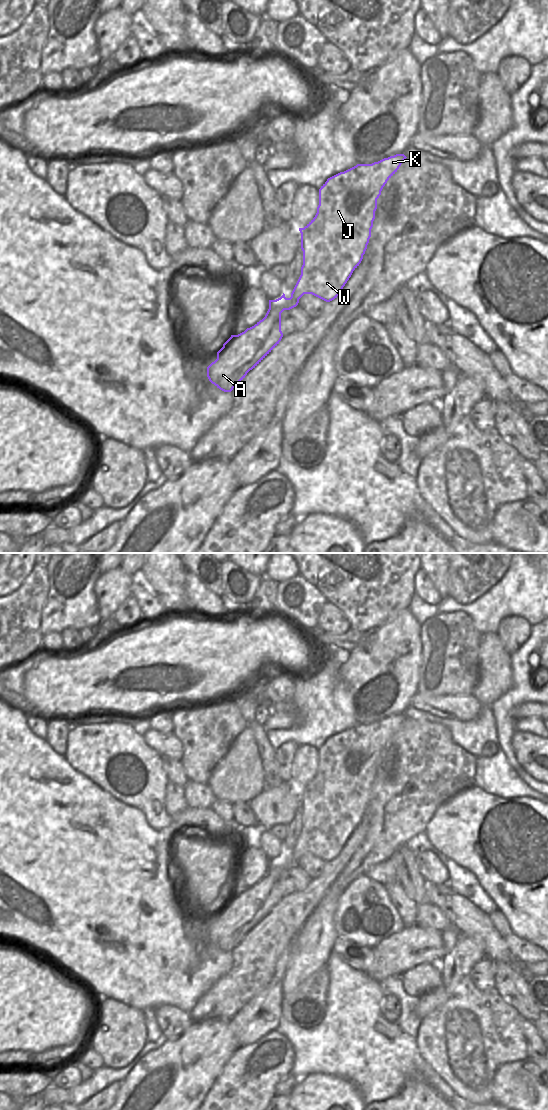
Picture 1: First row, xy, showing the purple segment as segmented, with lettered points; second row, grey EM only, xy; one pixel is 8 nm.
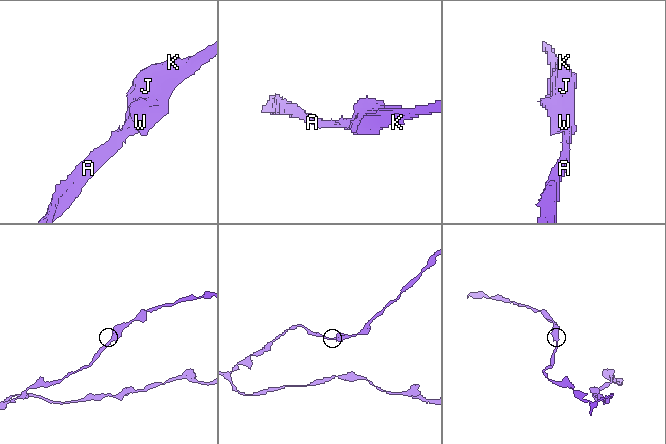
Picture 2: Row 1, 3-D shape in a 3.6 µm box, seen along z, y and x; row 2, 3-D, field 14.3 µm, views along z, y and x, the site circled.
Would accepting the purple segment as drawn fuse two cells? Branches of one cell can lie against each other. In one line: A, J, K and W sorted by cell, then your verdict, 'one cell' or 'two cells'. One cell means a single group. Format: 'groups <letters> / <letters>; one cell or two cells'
groups A J K W; one cell

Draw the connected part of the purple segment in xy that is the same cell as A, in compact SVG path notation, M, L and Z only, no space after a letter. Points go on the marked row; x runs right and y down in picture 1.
M396 154L372 164L357 164L356 166L340 172L330 178L319 189L319 205L315 217L304 227L299 228L301 233L301 249L303 251L303 265L301 275L291 293L290 298L285 294L276 299L269 300L269 309L265 317L244 332L231 337L217 352L217 359L207 367L209 381L224 392L231 392L281 341L281 313L296 307L304 294L312 294L326 302L337 298L343 287L351 277L353 271L359 266L367 249L371 237L371 229L377 209L377 199L387 181L397 172L407 157Z

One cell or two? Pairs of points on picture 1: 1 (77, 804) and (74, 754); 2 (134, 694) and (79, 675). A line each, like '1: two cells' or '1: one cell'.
1: two cells
2: one cell

